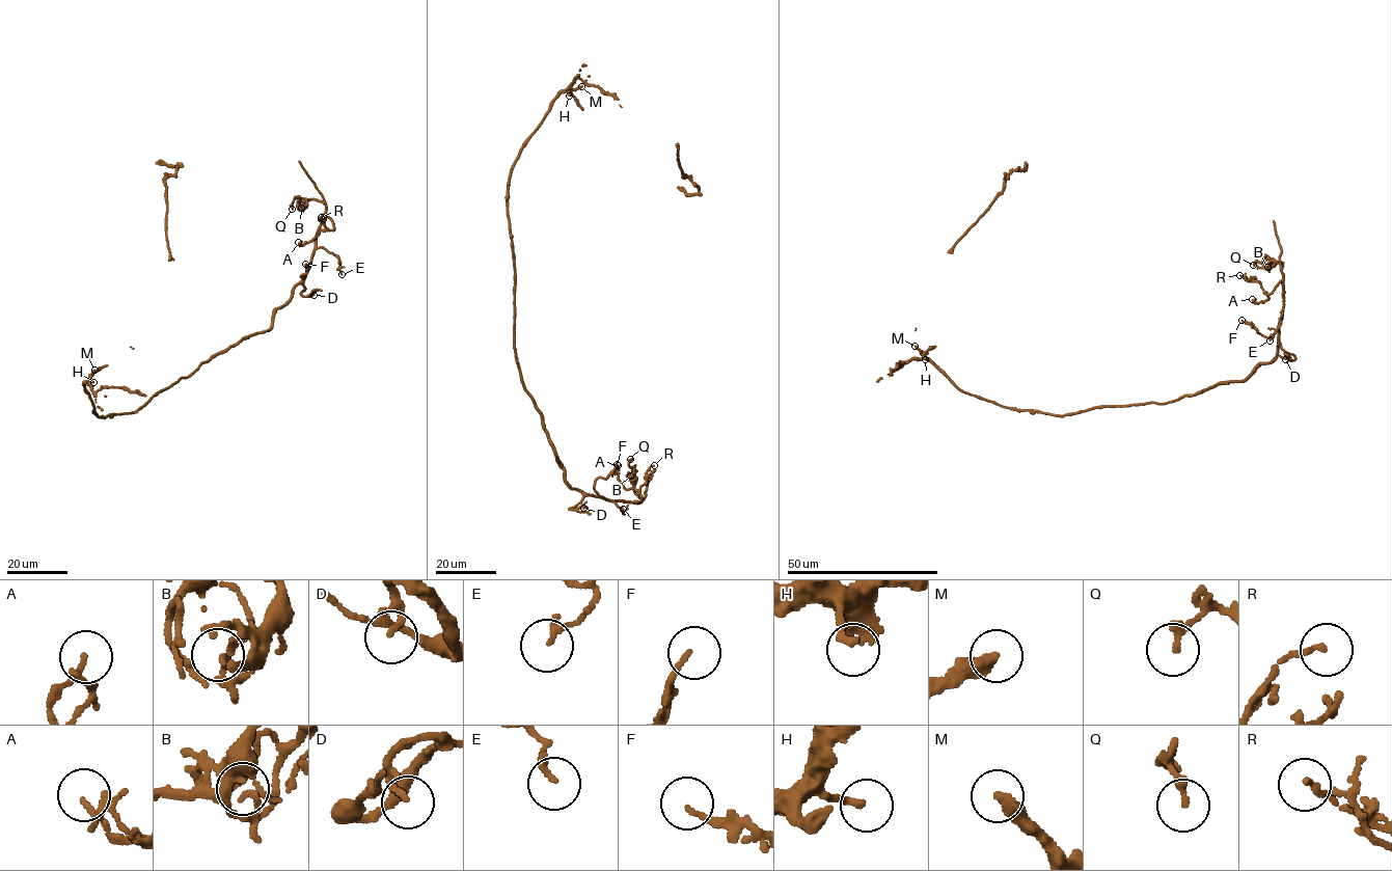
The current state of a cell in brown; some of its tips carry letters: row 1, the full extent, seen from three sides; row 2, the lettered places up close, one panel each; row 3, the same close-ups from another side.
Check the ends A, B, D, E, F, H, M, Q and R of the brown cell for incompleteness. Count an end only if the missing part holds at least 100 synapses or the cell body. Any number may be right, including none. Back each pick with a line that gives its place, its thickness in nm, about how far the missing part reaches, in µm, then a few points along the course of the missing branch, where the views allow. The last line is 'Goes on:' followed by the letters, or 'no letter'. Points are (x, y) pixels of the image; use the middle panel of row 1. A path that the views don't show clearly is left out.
Goes on: no letter

